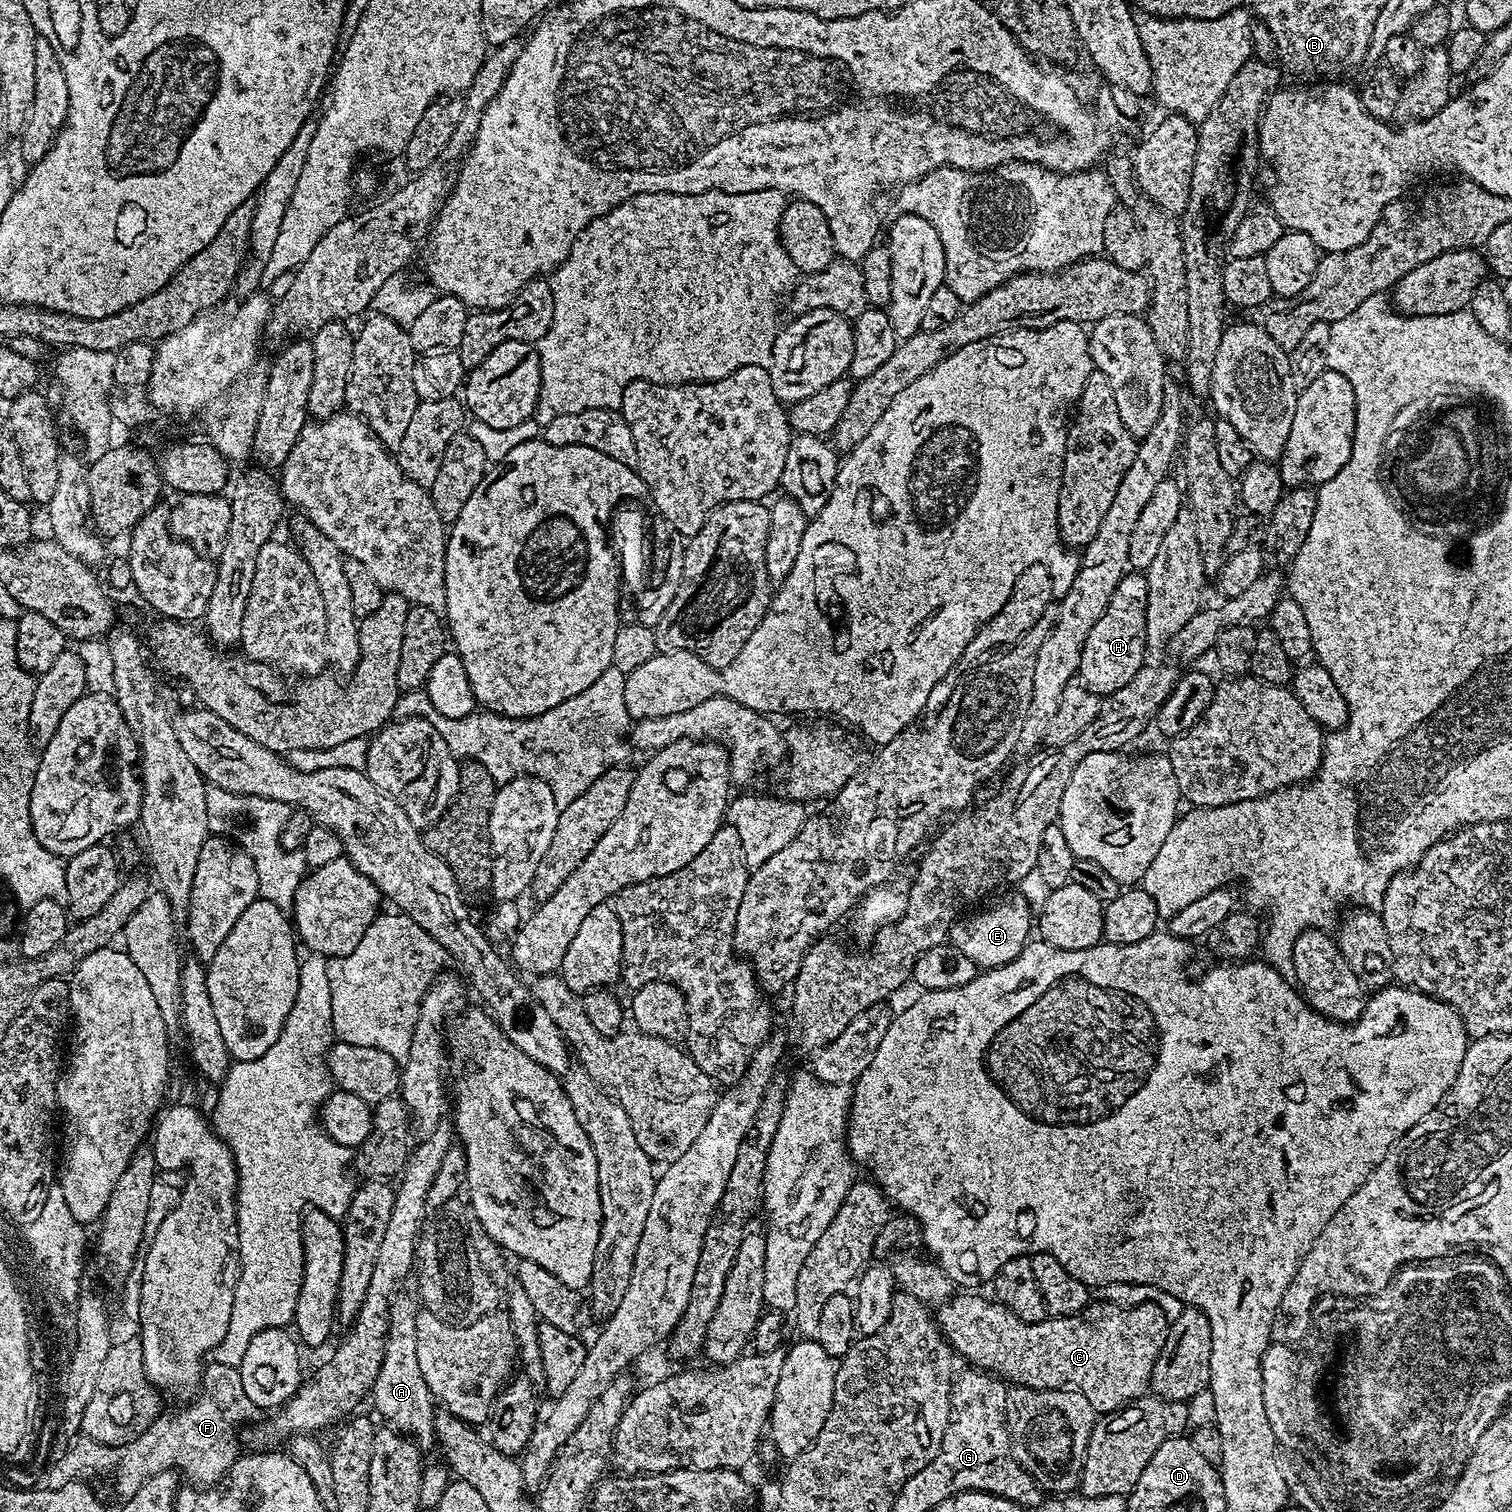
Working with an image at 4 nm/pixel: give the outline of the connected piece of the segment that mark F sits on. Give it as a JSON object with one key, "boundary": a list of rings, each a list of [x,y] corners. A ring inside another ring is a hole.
{"boundary":[[[215,1360],[201,1371],[199,1392],[196,1400],[184,1410],[164,1414],[164,1436],[180,1454],[179,1471],[183,1477],[190,1478],[193,1487],[210,1488],[217,1485],[241,1459],[243,1450],[234,1430],[257,1415],[258,1409],[246,1394],[240,1369]]]}

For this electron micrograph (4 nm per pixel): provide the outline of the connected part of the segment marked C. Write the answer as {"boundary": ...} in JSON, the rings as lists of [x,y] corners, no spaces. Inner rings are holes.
{"boundary":[[[980,1294],[960,1295],[964,1296],[955,1295],[938,1308],[940,1330],[957,1357],[965,1356],[973,1369],[983,1370],[996,1378],[1001,1376],[1009,1380],[1004,1382],[1012,1386],[1033,1388],[1039,1392],[1049,1392],[1055,1388],[1083,1392],[1098,1414],[1117,1413],[1149,1391],[1156,1359],[1160,1357],[1170,1335],[1168,1313],[1154,1303],[1137,1308],[1119,1308],[1115,1302],[1092,1302],[1086,1314],[1057,1316],[1037,1324],[1027,1324],[995,1299],[992,1301],[976,1296]]]}

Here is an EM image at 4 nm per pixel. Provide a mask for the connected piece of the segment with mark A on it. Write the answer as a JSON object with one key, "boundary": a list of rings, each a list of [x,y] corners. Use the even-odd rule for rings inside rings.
{"boundary":[[[405,1294],[397,1295],[389,1306],[389,1334],[386,1338],[385,1358],[372,1386],[370,1400],[385,1416],[395,1431],[415,1440],[422,1450],[435,1449],[437,1405],[431,1390],[422,1378],[422,1366],[418,1364],[418,1304]]]}

